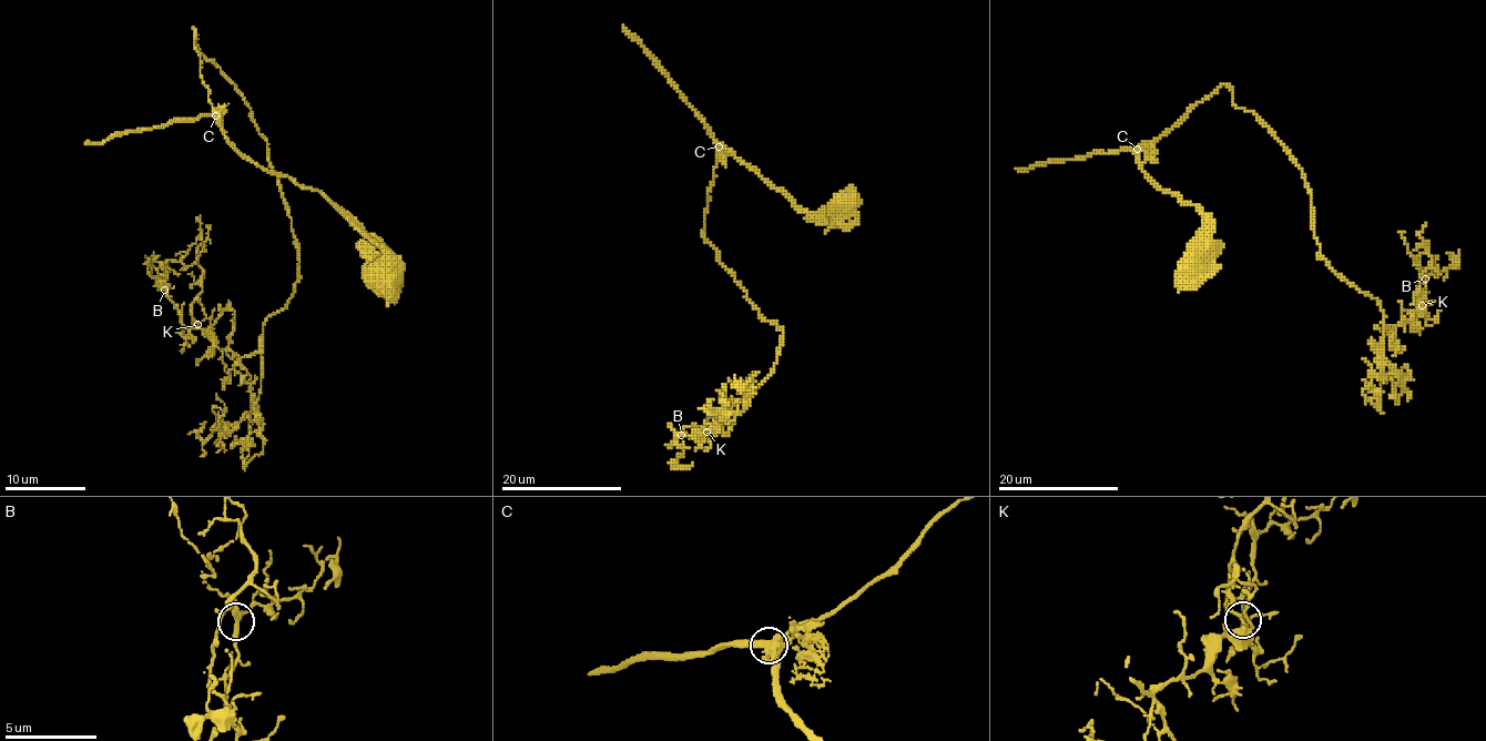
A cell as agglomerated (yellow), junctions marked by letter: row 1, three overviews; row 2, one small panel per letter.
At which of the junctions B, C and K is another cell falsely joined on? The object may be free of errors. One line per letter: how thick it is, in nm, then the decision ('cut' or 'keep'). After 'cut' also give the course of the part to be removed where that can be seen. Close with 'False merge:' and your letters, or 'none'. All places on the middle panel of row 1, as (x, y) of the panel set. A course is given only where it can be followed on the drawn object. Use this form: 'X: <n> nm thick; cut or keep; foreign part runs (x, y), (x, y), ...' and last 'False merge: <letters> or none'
B: 360 nm thick; keep
C: 380 nm thick; keep
K: 200 nm thick; keep
False merge: none

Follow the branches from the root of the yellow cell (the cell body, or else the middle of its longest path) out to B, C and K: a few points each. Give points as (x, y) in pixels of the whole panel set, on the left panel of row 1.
B: (385, 270), (317, 191), (228, 140), (194, 29), (267, 142), (299, 277), (245, 357), (187, 328), (163, 290)
C: (385, 270), (380, 265), (385, 254), (317, 191), (256, 166), (228, 140), (214, 115)
K: (385, 270), (317, 191), (228, 140), (194, 29), (267, 142), (299, 262), (255, 353), (197, 324)

